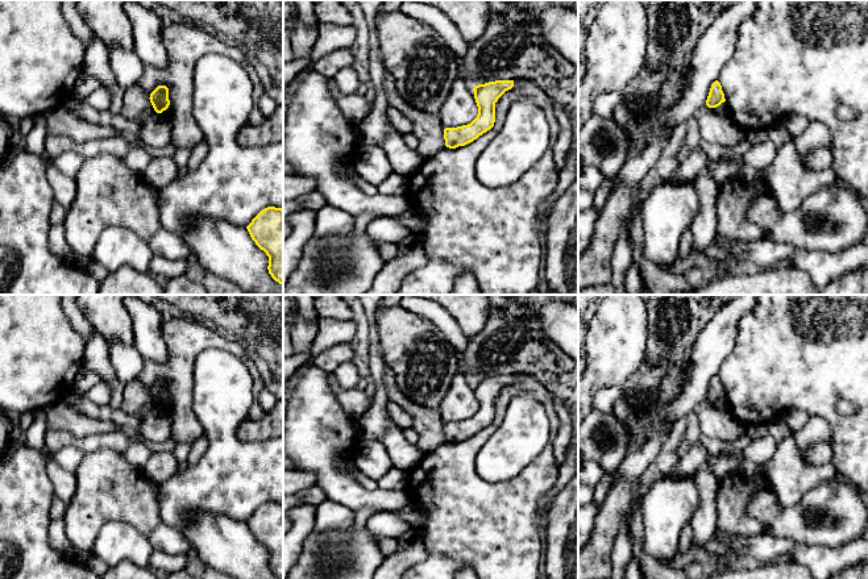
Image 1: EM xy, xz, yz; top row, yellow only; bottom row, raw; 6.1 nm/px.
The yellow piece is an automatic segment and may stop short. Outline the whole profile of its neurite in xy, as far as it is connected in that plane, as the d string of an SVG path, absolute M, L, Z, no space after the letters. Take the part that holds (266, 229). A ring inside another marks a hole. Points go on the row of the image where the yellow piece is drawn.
M262 209L246 229L256 245L269 257L269 274L283 286L283 209Z

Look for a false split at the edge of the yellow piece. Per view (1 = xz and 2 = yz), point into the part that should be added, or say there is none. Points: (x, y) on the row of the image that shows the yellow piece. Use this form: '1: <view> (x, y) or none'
1: none
2: none

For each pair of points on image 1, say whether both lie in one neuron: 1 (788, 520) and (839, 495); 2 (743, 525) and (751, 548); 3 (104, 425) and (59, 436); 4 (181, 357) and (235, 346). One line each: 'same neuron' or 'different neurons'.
1: same neuron
2: different neurons
3: different neurons
4: same neuron

